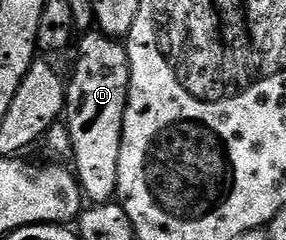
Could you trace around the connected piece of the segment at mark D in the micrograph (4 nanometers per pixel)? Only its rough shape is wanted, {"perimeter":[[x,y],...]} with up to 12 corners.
{"perimeter":[[84,34],[65,126],[88,204],[117,195],[131,66],[126,46]]}

